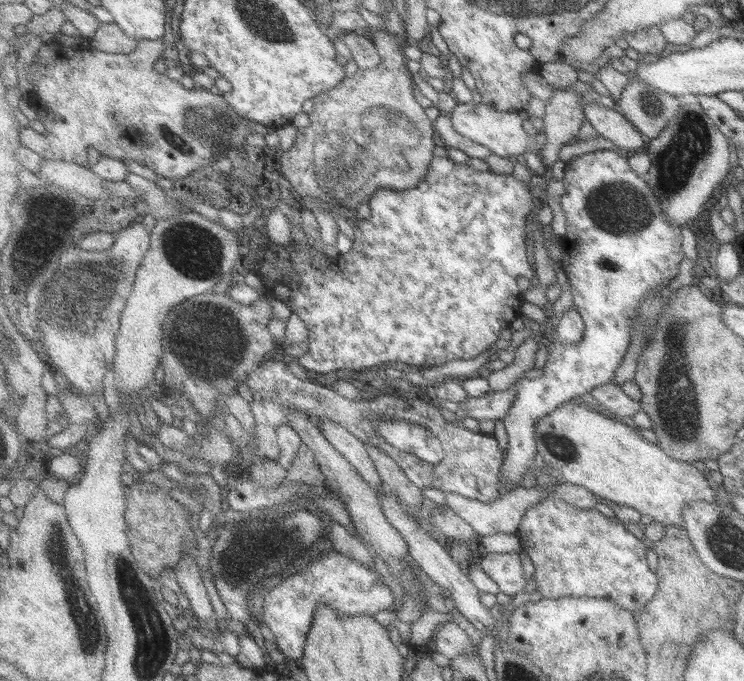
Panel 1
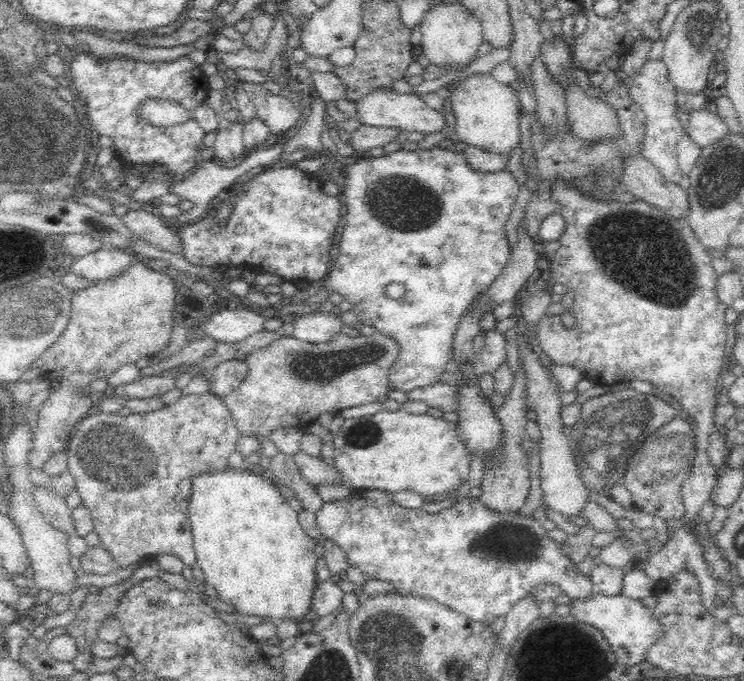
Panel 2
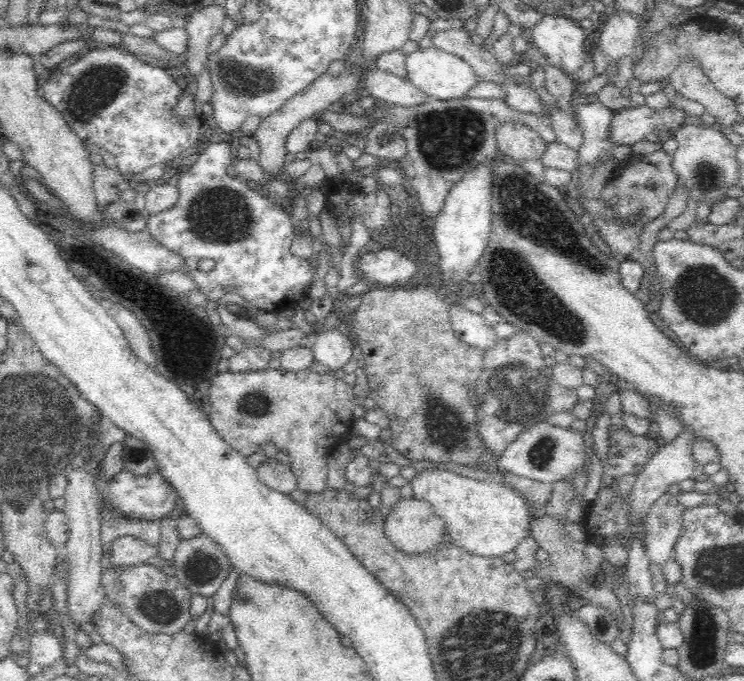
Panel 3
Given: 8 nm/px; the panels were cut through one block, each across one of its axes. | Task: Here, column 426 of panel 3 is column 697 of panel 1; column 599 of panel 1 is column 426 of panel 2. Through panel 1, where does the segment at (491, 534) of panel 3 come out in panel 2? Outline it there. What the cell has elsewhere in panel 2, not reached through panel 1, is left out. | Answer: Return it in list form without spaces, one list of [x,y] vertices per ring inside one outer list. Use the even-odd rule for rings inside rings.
[[[386,408],[360,418],[346,418],[338,436],[334,436],[334,466],[336,480],[332,486],[350,486],[356,490],[384,490],[388,494],[412,490],[426,498],[458,492],[458,488],[470,478],[470,450],[460,438],[456,422],[444,418],[432,418],[430,414],[408,414],[406,410],[388,412]]]

